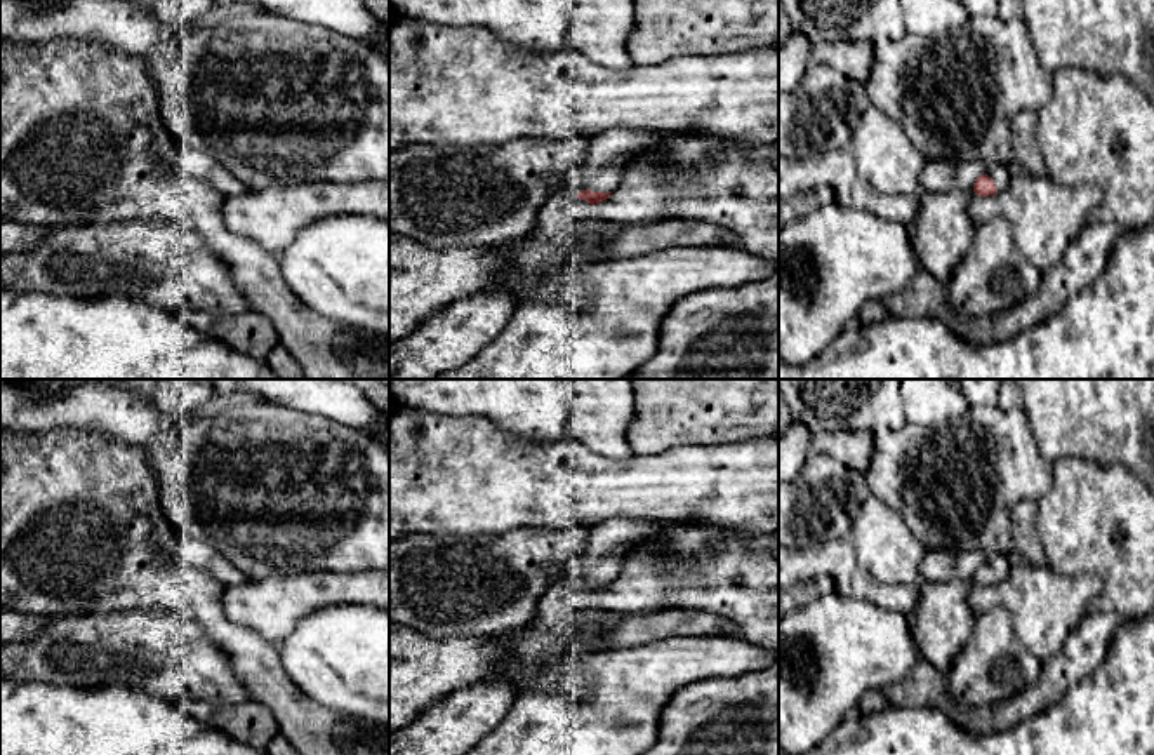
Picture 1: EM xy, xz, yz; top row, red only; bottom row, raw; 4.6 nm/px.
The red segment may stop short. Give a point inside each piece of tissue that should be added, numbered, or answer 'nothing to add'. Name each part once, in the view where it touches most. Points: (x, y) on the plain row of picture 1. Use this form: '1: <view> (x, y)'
1: xz (734, 578)

